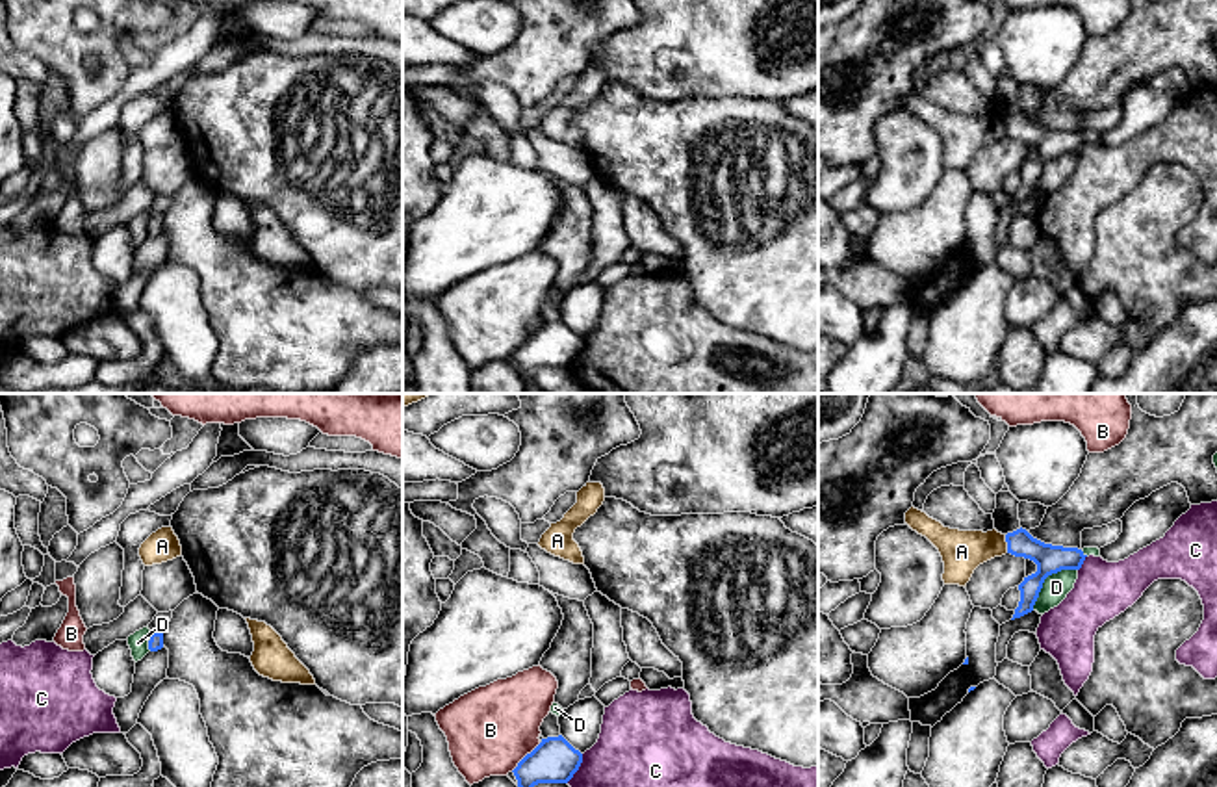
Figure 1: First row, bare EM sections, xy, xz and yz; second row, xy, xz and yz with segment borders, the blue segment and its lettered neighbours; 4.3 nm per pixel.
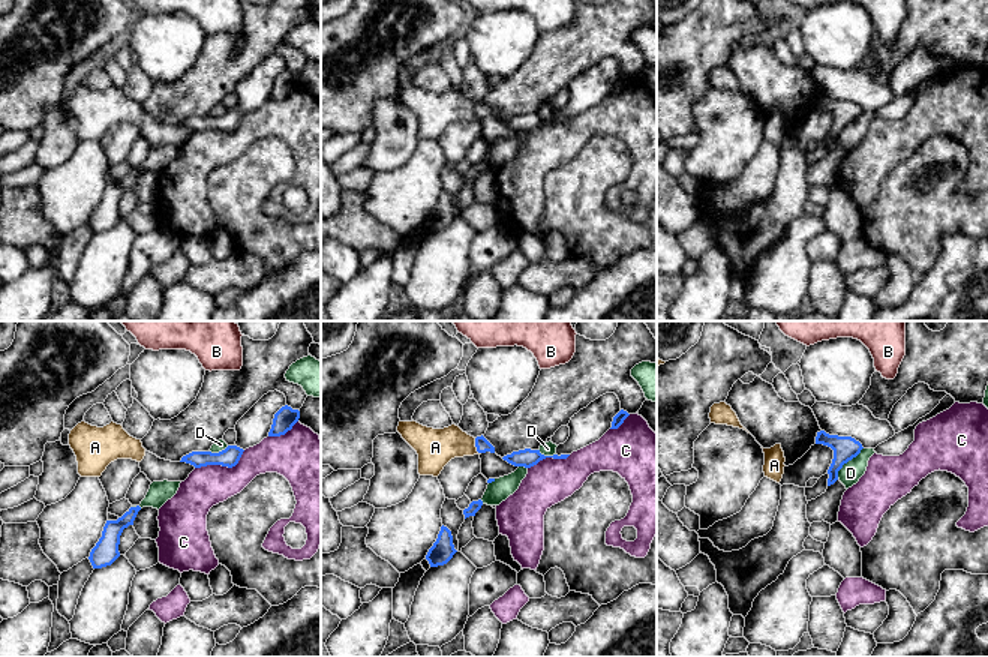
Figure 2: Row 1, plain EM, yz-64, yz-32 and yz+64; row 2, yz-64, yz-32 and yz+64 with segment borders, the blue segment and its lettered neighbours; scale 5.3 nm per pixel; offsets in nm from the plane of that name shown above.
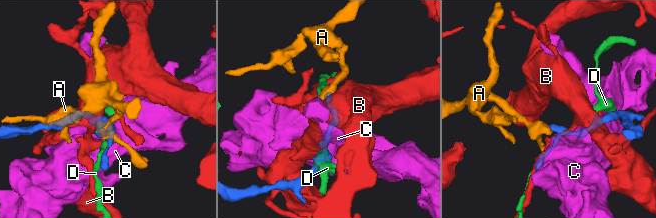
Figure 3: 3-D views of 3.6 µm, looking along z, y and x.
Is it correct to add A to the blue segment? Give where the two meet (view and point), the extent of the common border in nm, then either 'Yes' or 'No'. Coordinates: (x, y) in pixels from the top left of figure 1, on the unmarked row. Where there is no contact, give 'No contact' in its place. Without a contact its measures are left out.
Touches blue at yz (1008, 129). Shared border 80 nm. No

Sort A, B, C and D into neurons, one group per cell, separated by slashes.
A / B / C / D

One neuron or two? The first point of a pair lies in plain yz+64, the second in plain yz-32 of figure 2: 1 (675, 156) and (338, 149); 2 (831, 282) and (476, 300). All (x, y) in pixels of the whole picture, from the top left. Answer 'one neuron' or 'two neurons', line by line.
1: two neurons
2: one neuron

